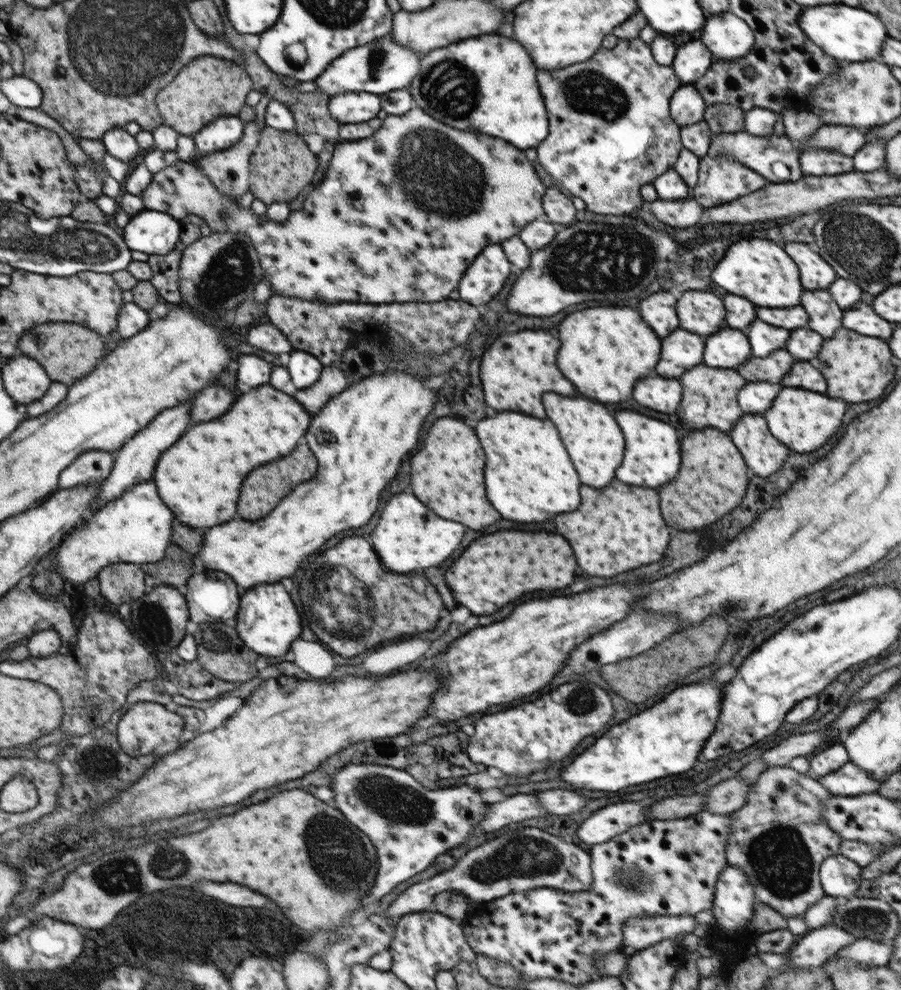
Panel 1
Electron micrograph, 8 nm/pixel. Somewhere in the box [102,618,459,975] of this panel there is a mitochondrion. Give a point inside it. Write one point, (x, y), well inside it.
(337, 855)

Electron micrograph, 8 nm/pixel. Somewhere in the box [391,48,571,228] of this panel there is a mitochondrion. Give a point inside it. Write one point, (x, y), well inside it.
(441, 89)

